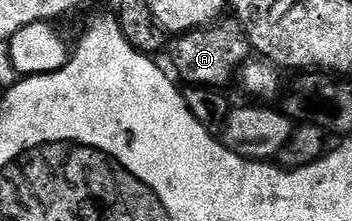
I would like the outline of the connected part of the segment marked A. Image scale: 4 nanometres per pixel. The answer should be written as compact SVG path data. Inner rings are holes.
M222 18L207 27L175 35L169 41L169 52L170 60L178 71L179 81L219 90L225 89L225 84L233 76L235 79L239 75L240 69L252 56L248 34L243 30L242 23L233 18Z

